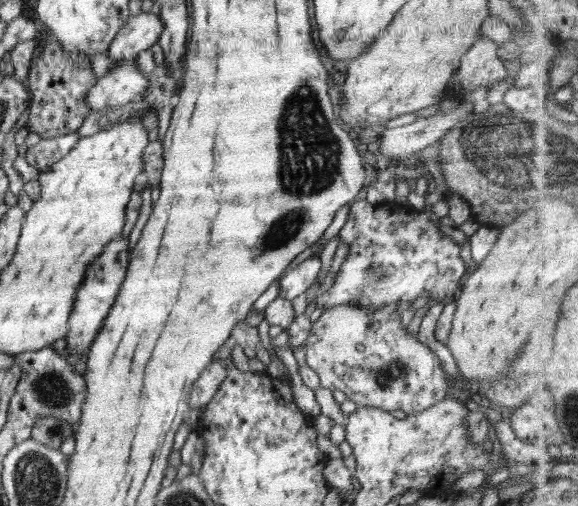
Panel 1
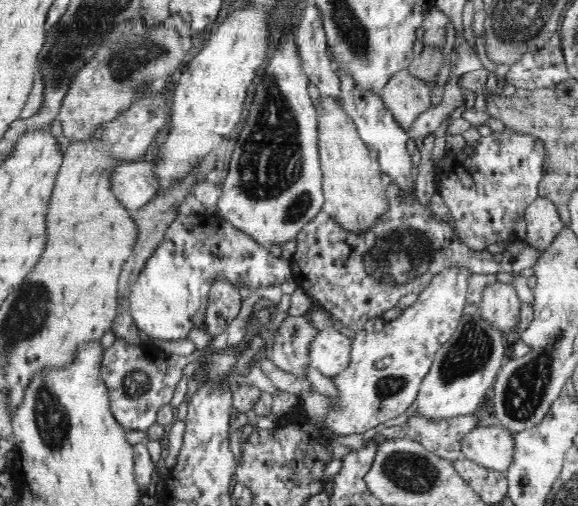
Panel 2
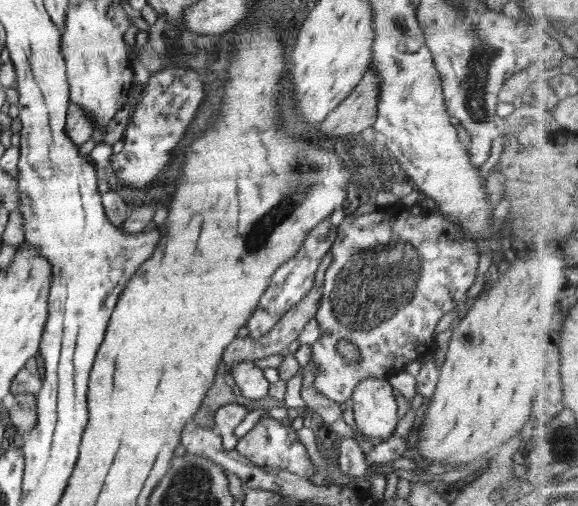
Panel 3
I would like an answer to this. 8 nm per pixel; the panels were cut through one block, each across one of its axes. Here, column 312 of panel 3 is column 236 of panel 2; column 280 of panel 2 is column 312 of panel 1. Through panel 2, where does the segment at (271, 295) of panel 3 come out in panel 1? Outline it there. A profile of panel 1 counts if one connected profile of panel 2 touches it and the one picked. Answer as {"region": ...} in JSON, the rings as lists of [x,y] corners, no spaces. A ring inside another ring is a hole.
{"region":[[[311,256],[288,271],[280,281],[279,297],[292,300],[296,296],[300,296],[302,292],[306,292],[314,284],[318,272],[322,270],[320,266],[320,258]]]}

